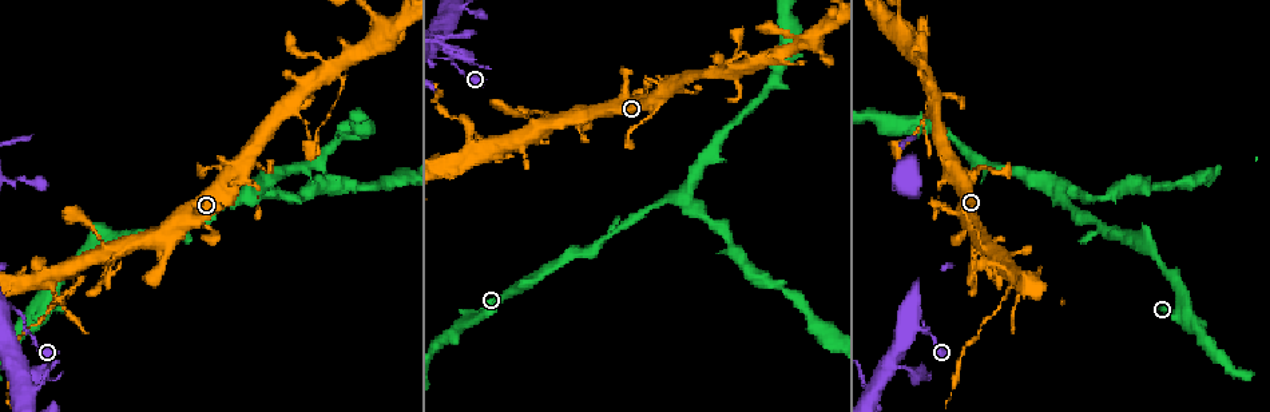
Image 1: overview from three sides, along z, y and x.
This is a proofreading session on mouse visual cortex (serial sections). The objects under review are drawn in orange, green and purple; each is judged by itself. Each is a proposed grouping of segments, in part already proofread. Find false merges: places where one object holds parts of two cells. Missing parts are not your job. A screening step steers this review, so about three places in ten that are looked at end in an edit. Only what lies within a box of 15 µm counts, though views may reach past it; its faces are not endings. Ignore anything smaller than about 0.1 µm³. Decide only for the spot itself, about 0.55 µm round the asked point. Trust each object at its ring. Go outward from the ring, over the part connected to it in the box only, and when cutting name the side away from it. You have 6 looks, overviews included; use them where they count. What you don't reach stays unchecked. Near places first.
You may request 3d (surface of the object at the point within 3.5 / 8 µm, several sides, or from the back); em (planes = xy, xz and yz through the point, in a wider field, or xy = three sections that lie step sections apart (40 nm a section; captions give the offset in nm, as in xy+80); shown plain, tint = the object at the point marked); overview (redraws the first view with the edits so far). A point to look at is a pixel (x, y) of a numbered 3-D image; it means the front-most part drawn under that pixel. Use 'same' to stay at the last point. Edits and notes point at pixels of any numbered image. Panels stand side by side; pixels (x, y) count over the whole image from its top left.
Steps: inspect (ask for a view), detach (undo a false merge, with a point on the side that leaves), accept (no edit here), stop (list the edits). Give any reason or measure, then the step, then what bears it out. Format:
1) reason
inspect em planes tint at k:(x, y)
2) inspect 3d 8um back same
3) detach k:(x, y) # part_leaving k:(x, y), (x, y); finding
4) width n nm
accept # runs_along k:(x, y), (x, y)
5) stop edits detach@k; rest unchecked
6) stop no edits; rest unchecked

four-way junction
inspect 3d 3.5um at 1:(494, 148)

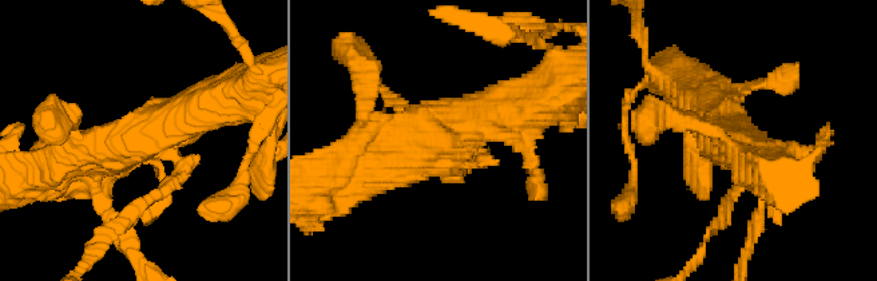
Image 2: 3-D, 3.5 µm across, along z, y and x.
inspect em xy step 5 tint at 2:(445, 137)

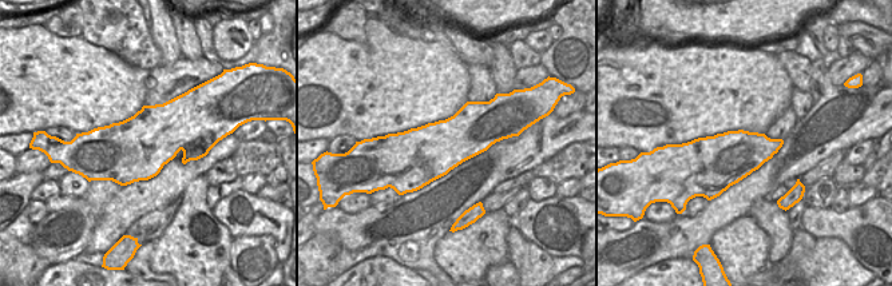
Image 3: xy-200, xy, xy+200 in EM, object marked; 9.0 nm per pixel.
width 500 nm
detach 2:(731, 193) # part_leaving 2:(169, 149), (181, 173), (111, 230); two cells meet here

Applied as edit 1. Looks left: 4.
inspect 3d 3.5um at 1:(13, 309)

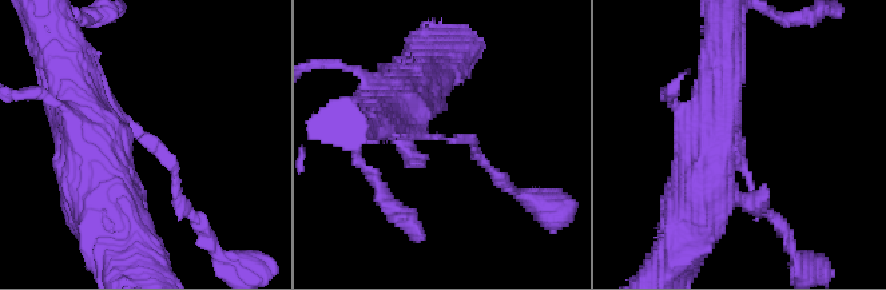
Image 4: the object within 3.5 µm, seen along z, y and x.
inspect em xy step 2 tint at 4:(141, 136)

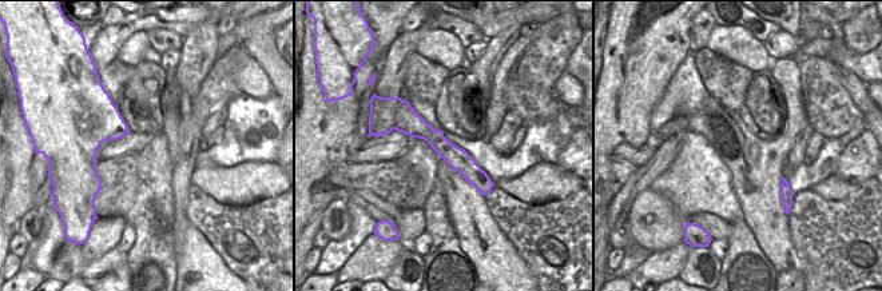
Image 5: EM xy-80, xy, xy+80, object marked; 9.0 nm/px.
inspect em xy step 3 tint same

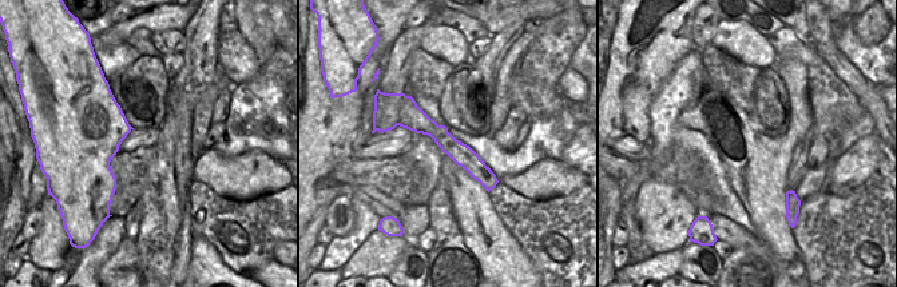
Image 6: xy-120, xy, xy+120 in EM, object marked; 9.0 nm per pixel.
accept # runs_along 6:(399, 116), (432, 128), (493, 180); one cell here

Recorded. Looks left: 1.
stop edits detach@2; rest unchecked

